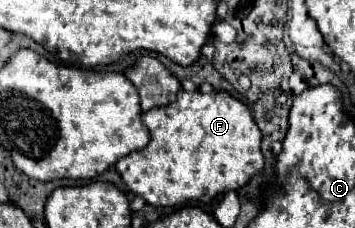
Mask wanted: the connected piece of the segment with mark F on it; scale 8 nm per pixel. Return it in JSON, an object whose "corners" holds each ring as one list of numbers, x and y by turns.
{"corners":[[180,89,176,101,158,109,144,111,142,121,150,131,150,143,118,159,116,171,134,195,144,197,144,201,154,207,172,207,188,201,210,203,218,193,246,185,250,177,264,167,264,157,260,153,262,133,254,123,250,109,226,91,190,93]]}

